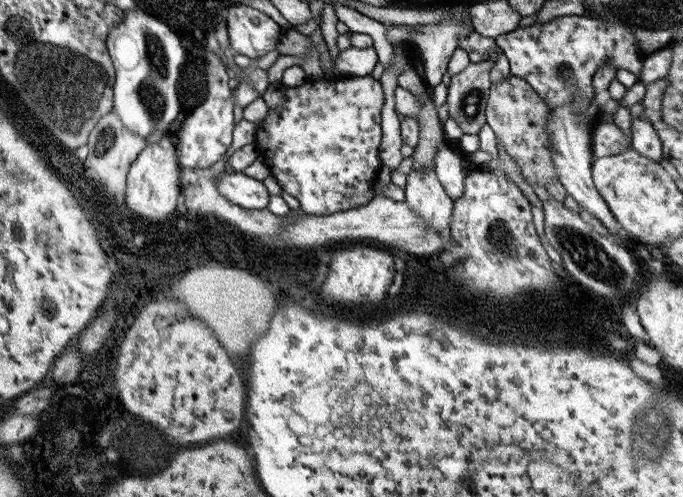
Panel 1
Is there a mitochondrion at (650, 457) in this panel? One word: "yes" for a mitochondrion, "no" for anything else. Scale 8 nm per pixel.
yes

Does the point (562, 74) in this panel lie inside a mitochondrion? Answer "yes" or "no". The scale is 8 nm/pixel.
yes

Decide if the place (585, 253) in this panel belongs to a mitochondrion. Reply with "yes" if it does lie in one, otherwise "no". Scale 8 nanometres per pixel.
yes

